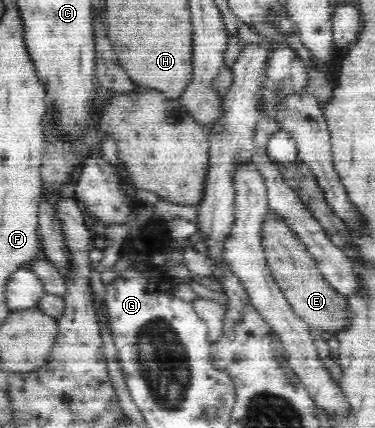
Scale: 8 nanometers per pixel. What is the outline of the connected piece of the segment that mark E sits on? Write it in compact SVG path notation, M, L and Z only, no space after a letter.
M267 217L263 245L267 249L269 269L282 290L284 297L292 310L301 318L309 329L316 332L336 332L336 337L352 326L354 313L350 309L349 299L341 296L323 277L319 271L316 259L308 247L284 223L273 221L274 217Z

